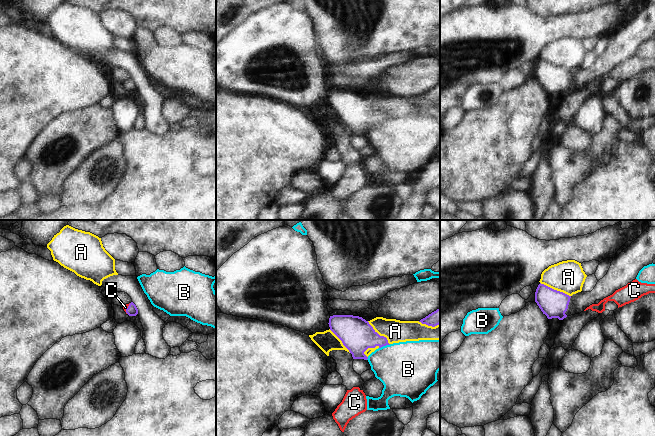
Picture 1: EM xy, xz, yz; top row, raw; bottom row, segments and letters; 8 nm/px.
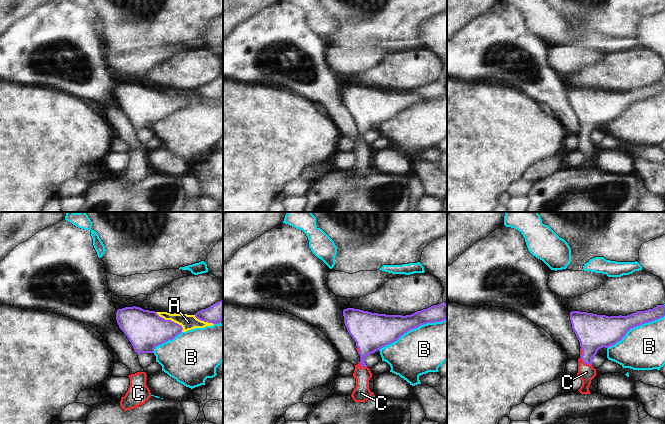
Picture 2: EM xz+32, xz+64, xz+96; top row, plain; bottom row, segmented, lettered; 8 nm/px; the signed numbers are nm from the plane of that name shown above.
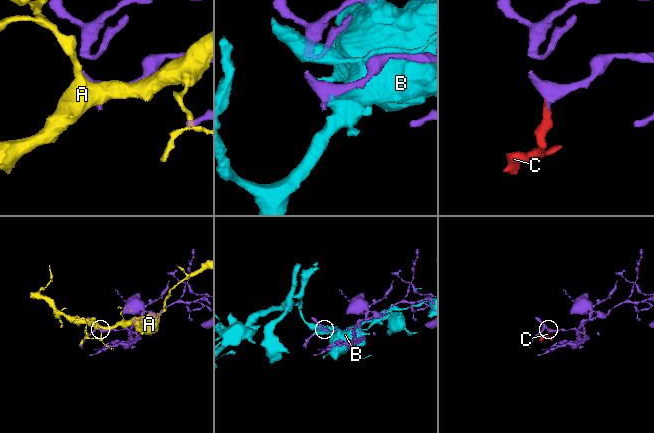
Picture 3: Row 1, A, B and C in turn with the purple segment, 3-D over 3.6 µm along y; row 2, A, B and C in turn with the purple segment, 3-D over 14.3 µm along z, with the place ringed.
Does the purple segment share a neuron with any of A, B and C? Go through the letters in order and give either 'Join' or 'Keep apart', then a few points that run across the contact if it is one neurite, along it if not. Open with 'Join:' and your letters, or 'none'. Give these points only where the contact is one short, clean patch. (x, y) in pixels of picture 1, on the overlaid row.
Join: C
A: Keep apart
B: Keep apart
C: Join. Line: xy (132, 310), (127, 308), (125, 307)

